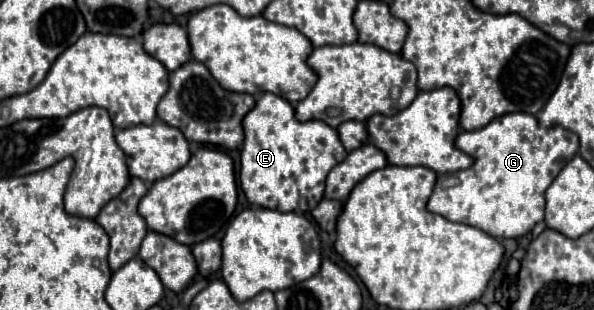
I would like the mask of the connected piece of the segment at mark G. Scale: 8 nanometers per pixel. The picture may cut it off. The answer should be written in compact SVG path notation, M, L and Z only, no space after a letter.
M506 113L496 117L486 127L476 131L462 131L454 145L474 159L472 167L466 171L456 171L450 175L440 175L432 197L426 205L430 213L438 213L456 223L468 223L472 227L482 229L484 233L500 239L500 237L522 237L532 227L544 219L544 193L562 167L578 153L578 135L570 133L564 127L542 129L534 115L530 113Z

